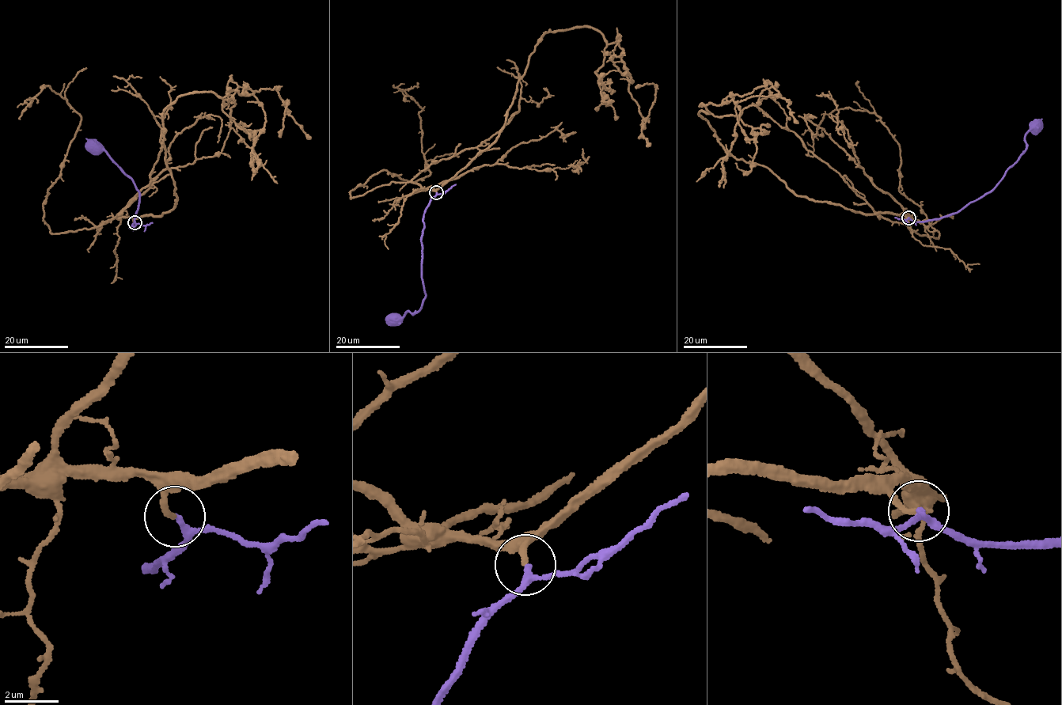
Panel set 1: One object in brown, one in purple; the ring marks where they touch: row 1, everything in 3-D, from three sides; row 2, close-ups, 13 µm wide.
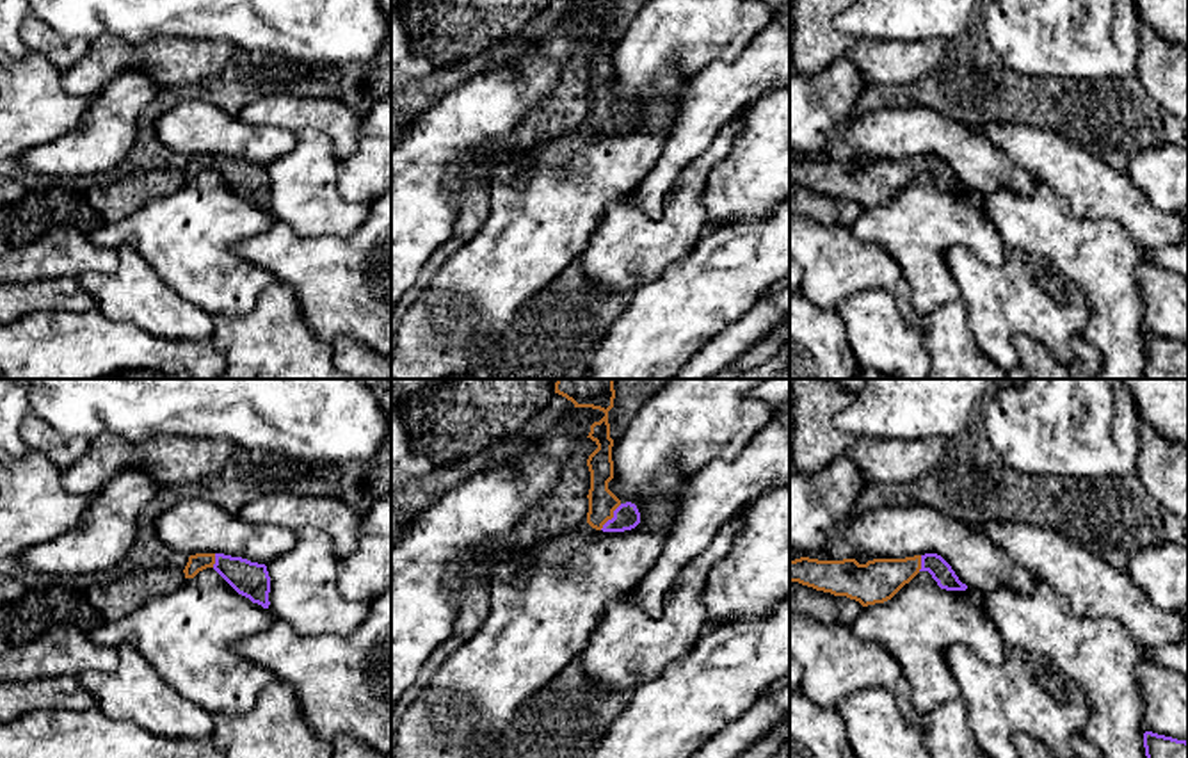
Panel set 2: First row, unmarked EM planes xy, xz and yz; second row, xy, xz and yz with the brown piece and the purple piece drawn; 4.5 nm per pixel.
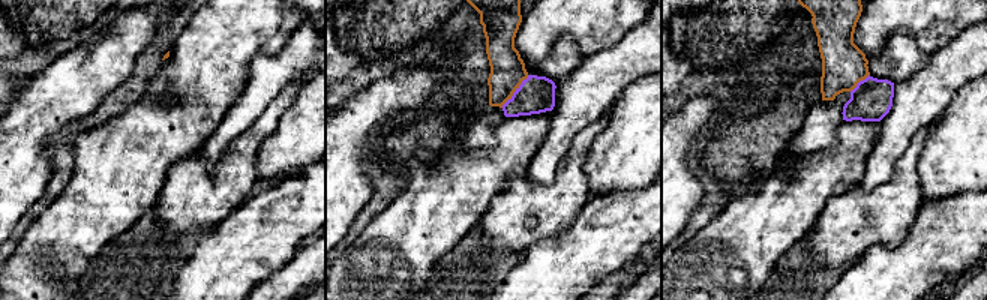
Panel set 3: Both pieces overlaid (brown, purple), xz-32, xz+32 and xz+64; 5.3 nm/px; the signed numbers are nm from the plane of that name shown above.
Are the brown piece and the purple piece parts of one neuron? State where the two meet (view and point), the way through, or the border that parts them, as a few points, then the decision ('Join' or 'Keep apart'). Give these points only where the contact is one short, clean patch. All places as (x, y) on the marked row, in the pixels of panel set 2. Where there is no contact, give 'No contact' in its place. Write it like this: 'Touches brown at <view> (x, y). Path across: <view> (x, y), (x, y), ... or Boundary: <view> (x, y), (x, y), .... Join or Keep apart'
Touches brown at xz (612, 516). Path across: xz (602, 502), (612, 516), (626, 516). Join

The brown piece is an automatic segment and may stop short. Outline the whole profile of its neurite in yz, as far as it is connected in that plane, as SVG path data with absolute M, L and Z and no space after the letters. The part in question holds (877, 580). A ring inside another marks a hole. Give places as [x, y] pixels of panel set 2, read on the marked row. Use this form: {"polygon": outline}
{"polygon": "M937 553L905 559L873 559L866 564L859 564L855 559L790 559L790 582L799 582L834 596L847 596L863 607L891 600L919 571L928 571L941 589L967 589L951 566Z"}

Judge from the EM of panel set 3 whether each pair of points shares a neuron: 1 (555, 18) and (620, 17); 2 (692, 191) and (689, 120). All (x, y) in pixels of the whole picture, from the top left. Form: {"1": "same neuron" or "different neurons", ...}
{"1": "same neuron", "2": "same neuron"}

